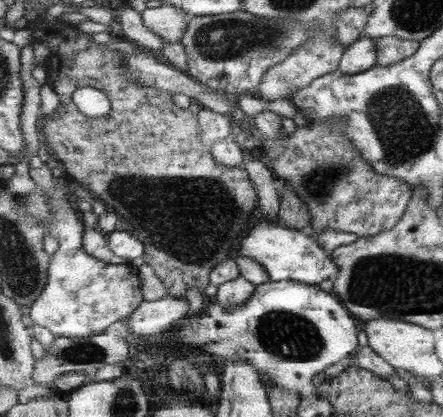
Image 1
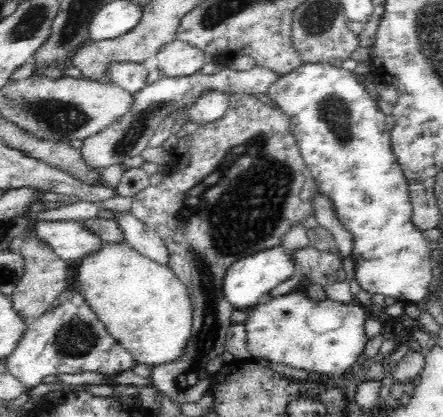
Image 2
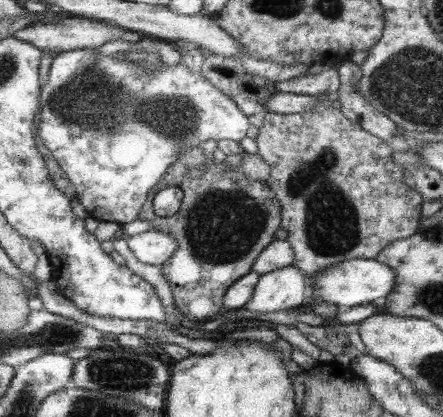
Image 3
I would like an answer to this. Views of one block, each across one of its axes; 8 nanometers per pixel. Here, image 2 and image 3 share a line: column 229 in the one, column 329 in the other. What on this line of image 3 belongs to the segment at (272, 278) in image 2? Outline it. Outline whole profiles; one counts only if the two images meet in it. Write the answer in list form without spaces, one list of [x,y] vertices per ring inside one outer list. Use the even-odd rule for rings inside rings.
[[[353,258],[347,262],[341,262],[321,276],[317,276],[317,290],[315,298],[325,298],[333,304],[339,304],[339,308],[347,310],[353,306],[363,306],[369,302],[377,302],[379,298],[389,298],[397,290],[397,270],[391,266],[385,266],[377,260],[363,260],[363,258]]]

